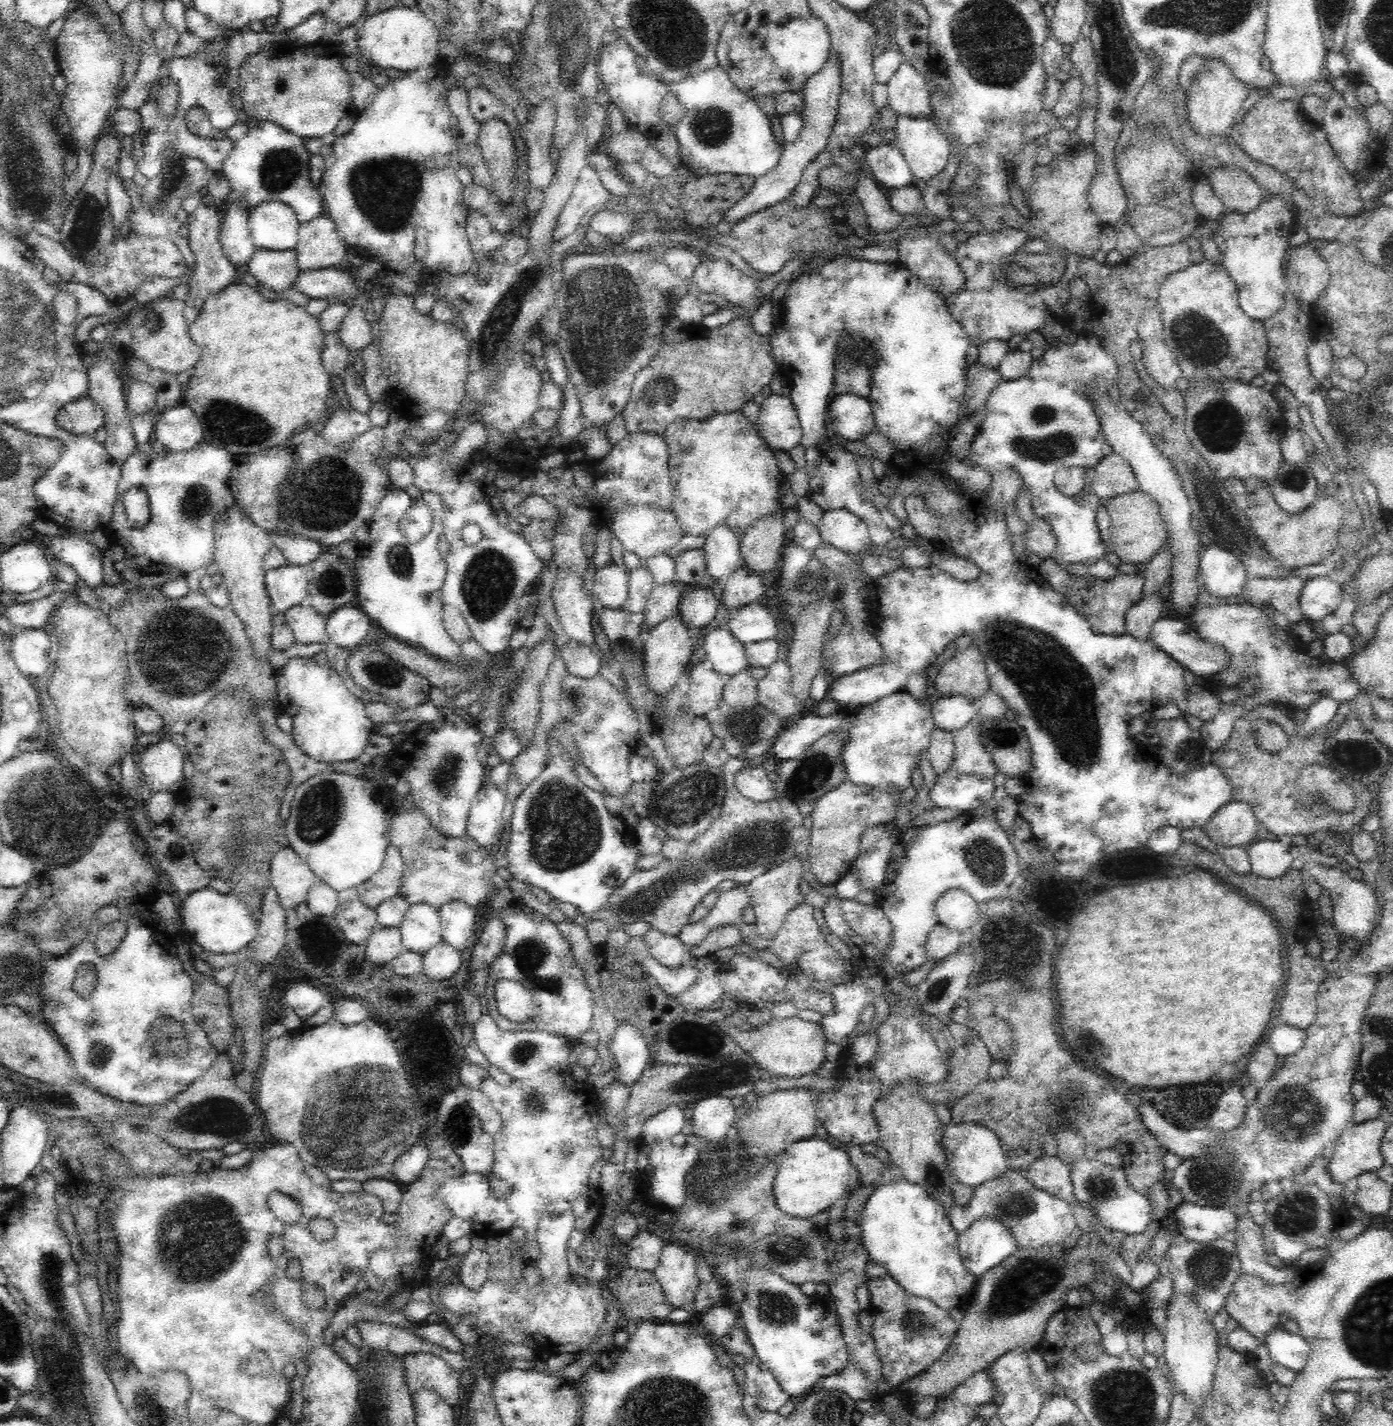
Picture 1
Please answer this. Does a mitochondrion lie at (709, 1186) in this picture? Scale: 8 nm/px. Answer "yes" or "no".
yes

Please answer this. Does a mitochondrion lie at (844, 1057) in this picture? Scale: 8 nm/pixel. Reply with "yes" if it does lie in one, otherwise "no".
no

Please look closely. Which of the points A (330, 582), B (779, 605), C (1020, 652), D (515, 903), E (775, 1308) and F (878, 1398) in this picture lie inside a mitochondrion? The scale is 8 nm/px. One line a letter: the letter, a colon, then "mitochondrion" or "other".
A: mitochondrion
B: other
C: mitochondrion
D: other
E: mitochondrion
F: other

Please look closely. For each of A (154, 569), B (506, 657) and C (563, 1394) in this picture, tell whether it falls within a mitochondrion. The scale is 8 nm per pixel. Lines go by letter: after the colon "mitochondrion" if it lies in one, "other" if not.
A: other
B: other
C: other

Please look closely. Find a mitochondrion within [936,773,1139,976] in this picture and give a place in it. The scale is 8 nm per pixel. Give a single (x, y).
(987, 859)

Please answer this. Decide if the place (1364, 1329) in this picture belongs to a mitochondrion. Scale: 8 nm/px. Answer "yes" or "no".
yes

